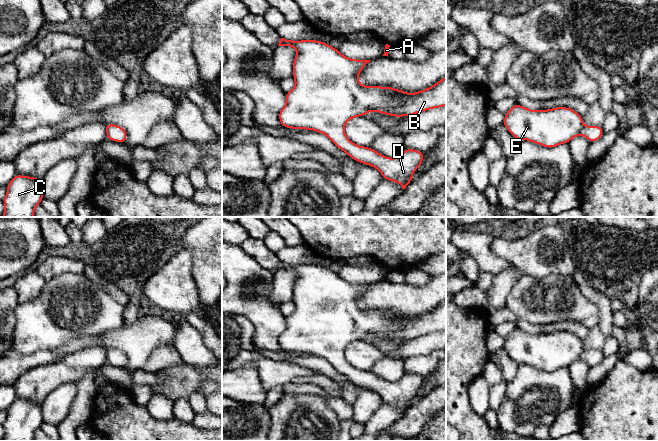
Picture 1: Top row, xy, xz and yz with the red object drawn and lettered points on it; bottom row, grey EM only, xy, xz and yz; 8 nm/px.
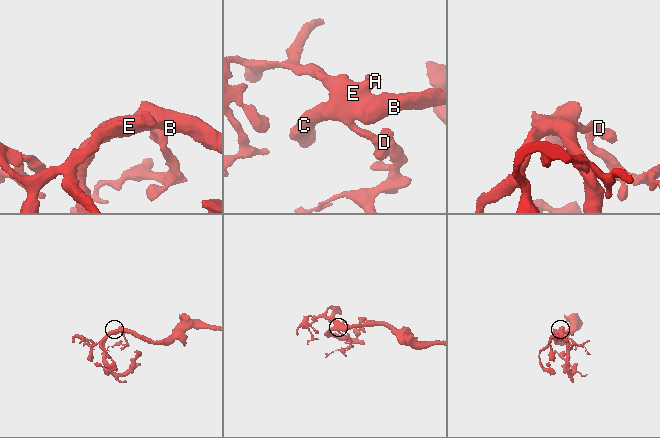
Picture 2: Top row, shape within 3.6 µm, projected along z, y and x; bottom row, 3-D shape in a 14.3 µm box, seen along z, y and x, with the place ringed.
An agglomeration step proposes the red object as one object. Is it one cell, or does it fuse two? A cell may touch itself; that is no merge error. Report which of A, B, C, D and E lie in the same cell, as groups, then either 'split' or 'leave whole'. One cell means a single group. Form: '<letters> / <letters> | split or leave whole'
A B C D E | leave whole

